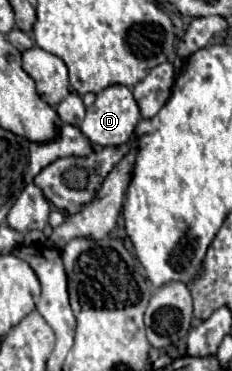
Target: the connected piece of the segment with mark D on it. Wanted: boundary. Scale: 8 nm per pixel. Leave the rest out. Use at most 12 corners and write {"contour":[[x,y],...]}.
{"contour":[[109,86],[87,108],[81,132],[121,146],[139,122],[127,86]]}

